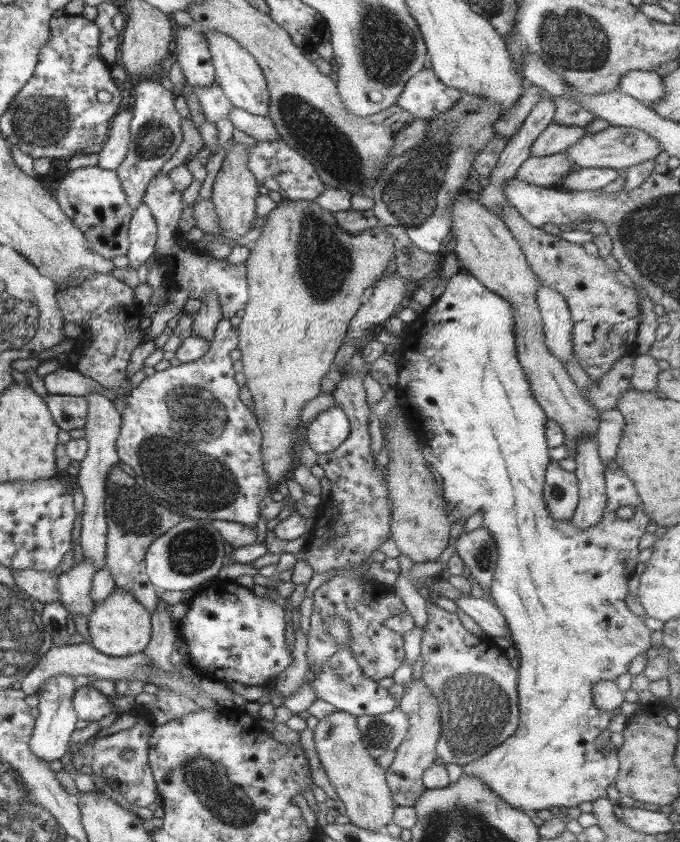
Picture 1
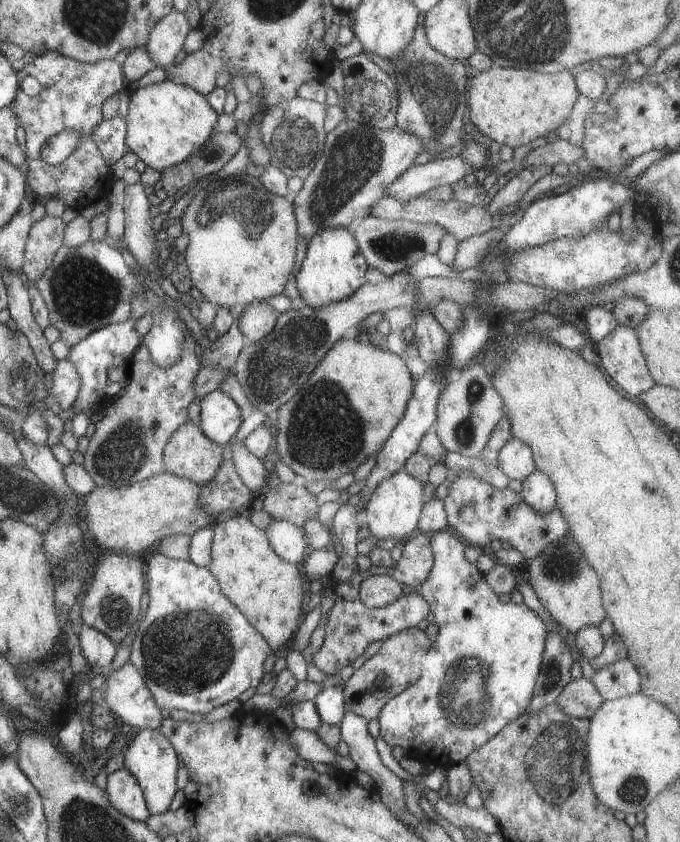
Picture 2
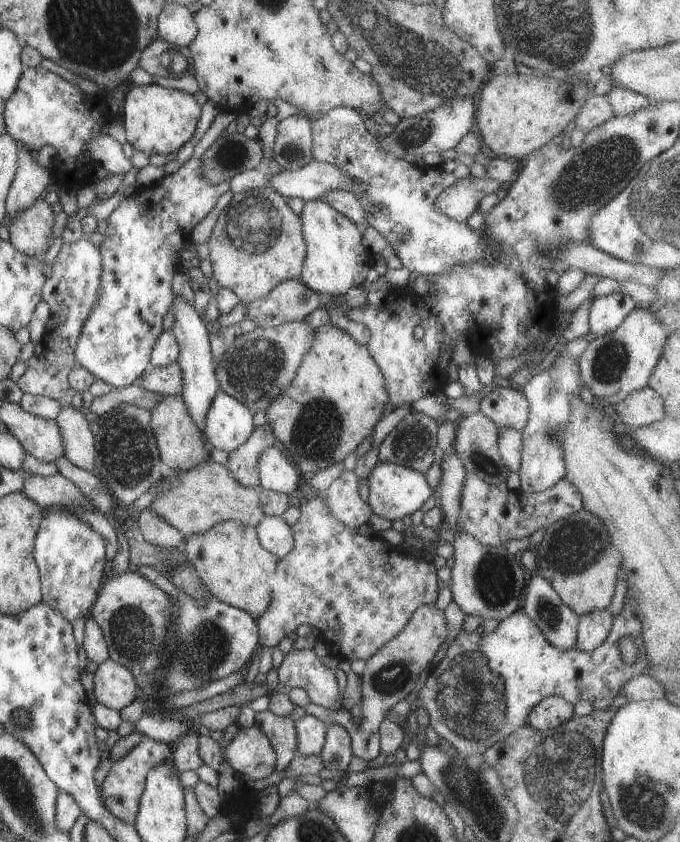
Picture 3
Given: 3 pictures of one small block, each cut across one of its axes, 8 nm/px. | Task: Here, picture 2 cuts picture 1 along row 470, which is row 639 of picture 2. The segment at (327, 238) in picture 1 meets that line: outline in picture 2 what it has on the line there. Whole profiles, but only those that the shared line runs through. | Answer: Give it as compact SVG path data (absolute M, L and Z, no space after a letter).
M231 513L218 519L211 530L210 562L206 568L217 580L221 593L245 616L251 627L259 632L270 650L274 653L281 650L283 644L296 632L303 616L307 582L301 567L278 558L264 532L255 528L244 513Z

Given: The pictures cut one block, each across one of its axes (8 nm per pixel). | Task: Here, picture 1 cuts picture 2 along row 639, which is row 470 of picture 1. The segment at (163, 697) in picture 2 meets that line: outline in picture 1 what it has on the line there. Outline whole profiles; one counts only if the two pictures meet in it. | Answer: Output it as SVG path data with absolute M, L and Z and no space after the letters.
M222 318L216 326L214 331L214 338L210 341L210 348L208 351L197 360L180 363L178 366L170 366L164 371L155 371L152 375L147 375L139 384L131 389L131 393L125 398L125 407L121 412L120 432L115 441L115 450L117 451L118 460L123 464L127 464L137 478L142 478L145 482L145 489L152 495L152 497L167 508L171 512L177 513L182 517L191 517L192 519L201 519L207 521L227 521L239 522L243 526L254 528L259 520L258 504L267 494L268 481L263 470L263 460L261 458L261 439L262 434L256 422L254 414L247 408L246 404L241 403L238 398L239 387L237 386L231 367L231 358L229 352L235 350L237 347L237 332L236 328L229 323L228 319Z

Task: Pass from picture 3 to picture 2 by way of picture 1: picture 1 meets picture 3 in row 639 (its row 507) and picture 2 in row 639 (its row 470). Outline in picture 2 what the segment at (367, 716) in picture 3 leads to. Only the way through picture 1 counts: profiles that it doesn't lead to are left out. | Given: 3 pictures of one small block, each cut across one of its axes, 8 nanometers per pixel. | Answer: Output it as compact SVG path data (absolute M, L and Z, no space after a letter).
M405 628L383 640L381 647L369 660L365 660L353 674L342 681L342 696L346 711L364 717L367 721L377 719L381 708L397 694L406 690L419 679L422 657L428 652L432 641L423 630Z

